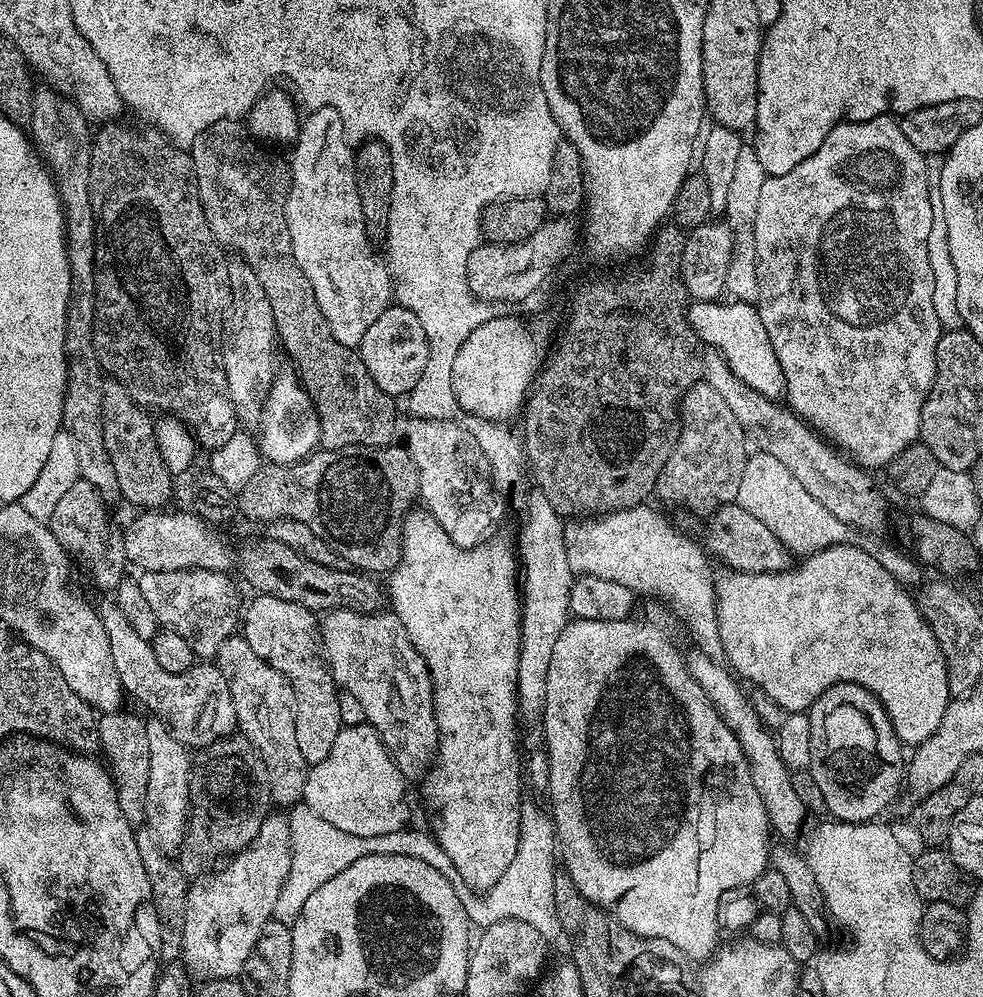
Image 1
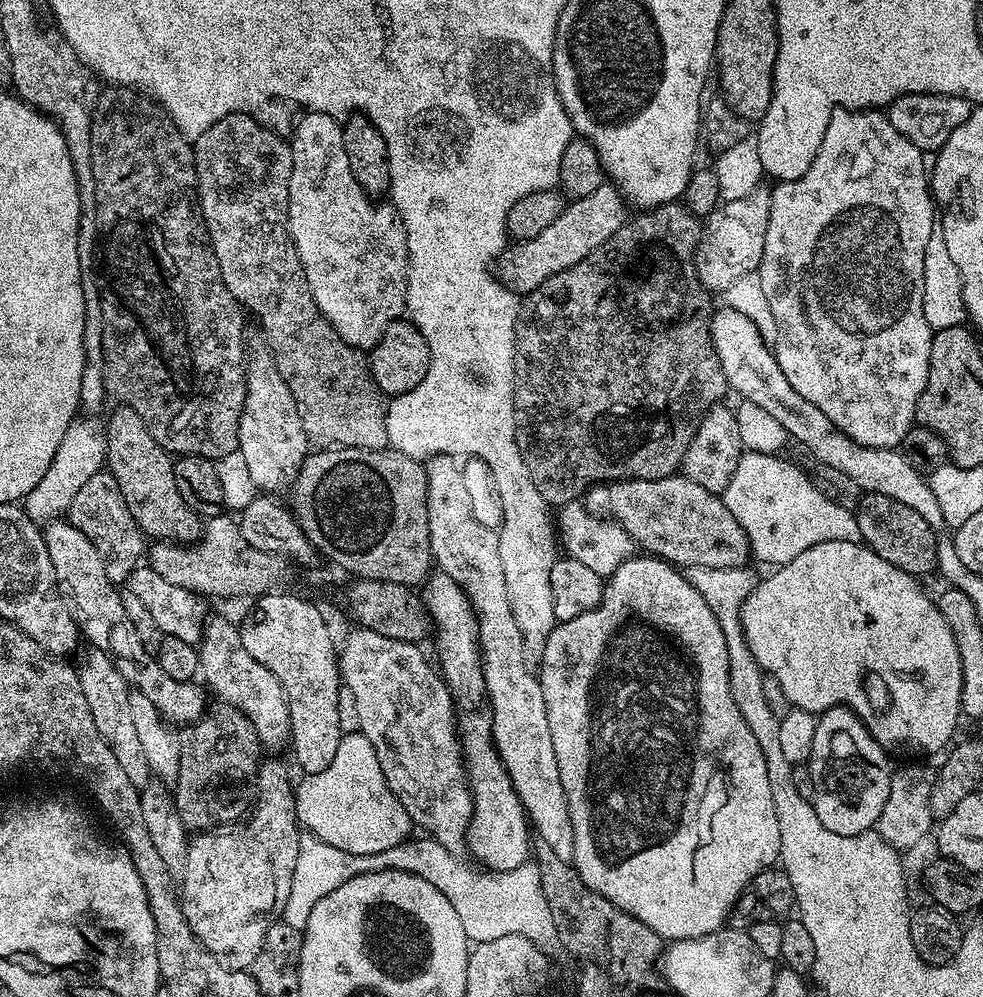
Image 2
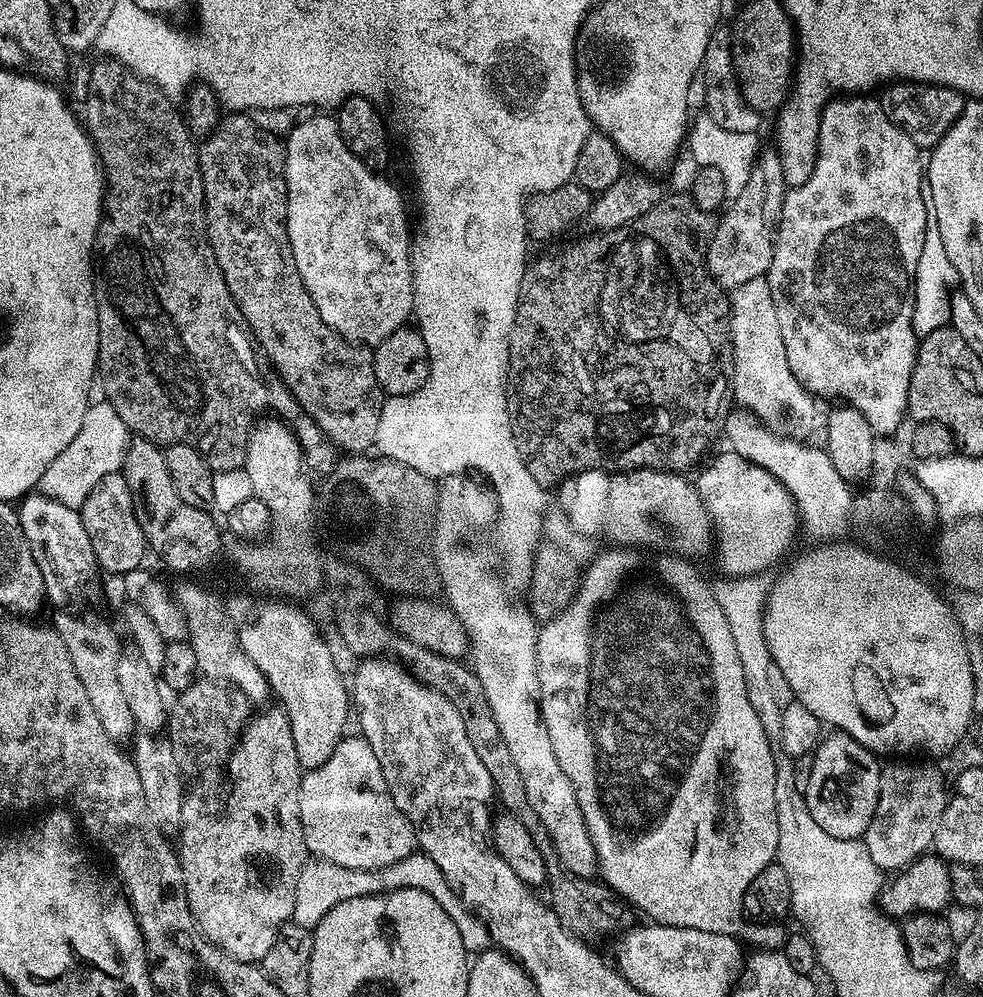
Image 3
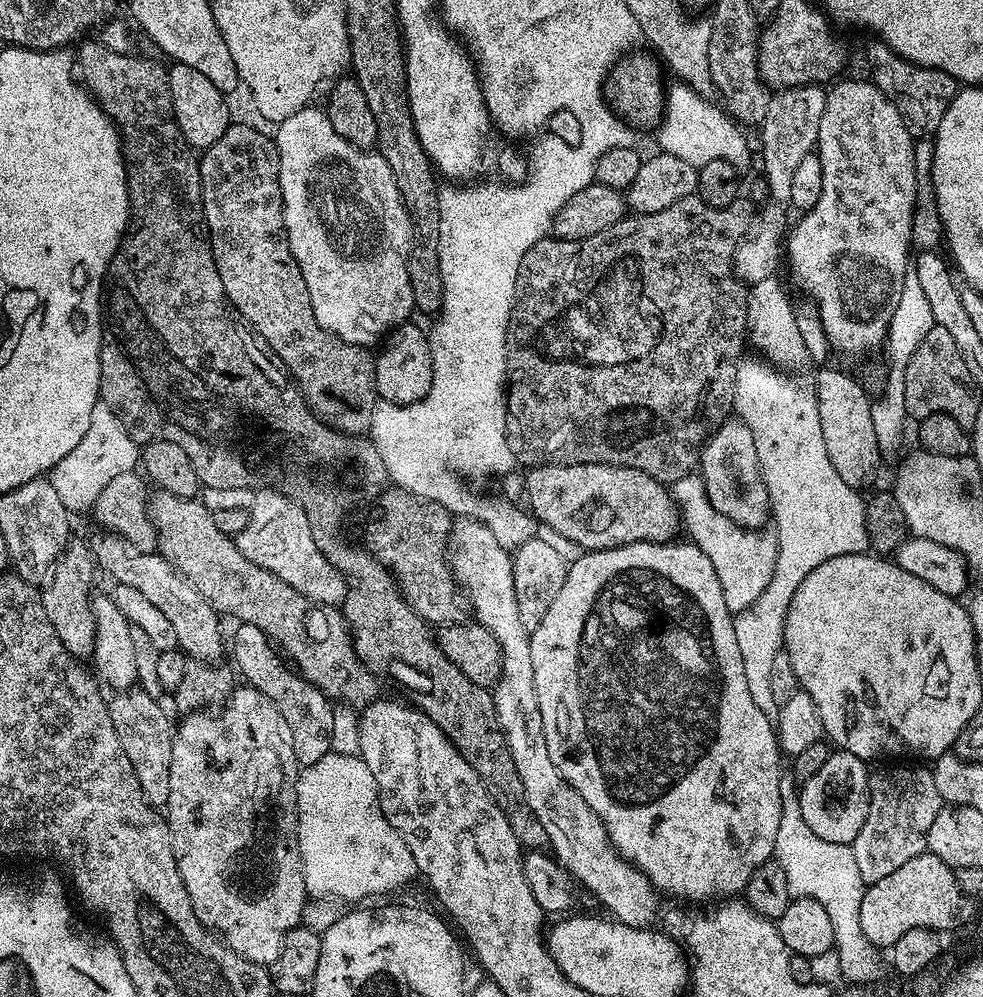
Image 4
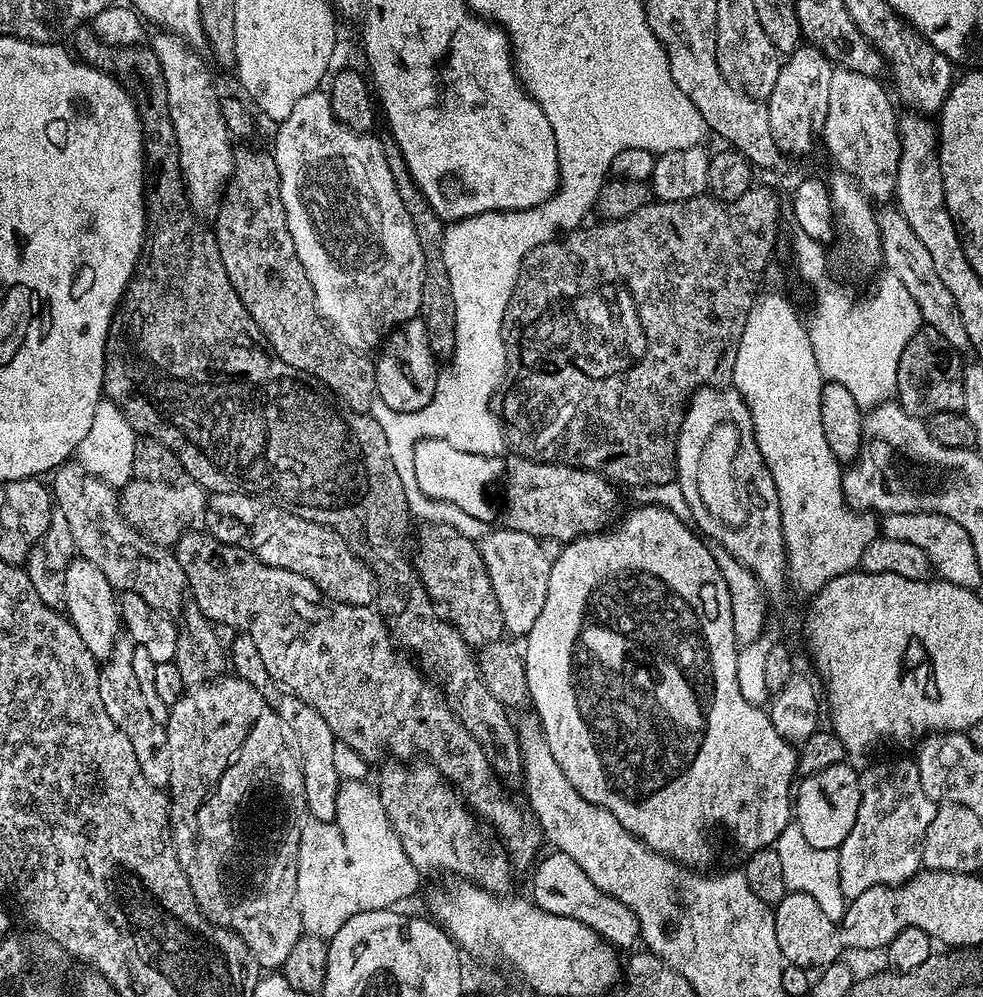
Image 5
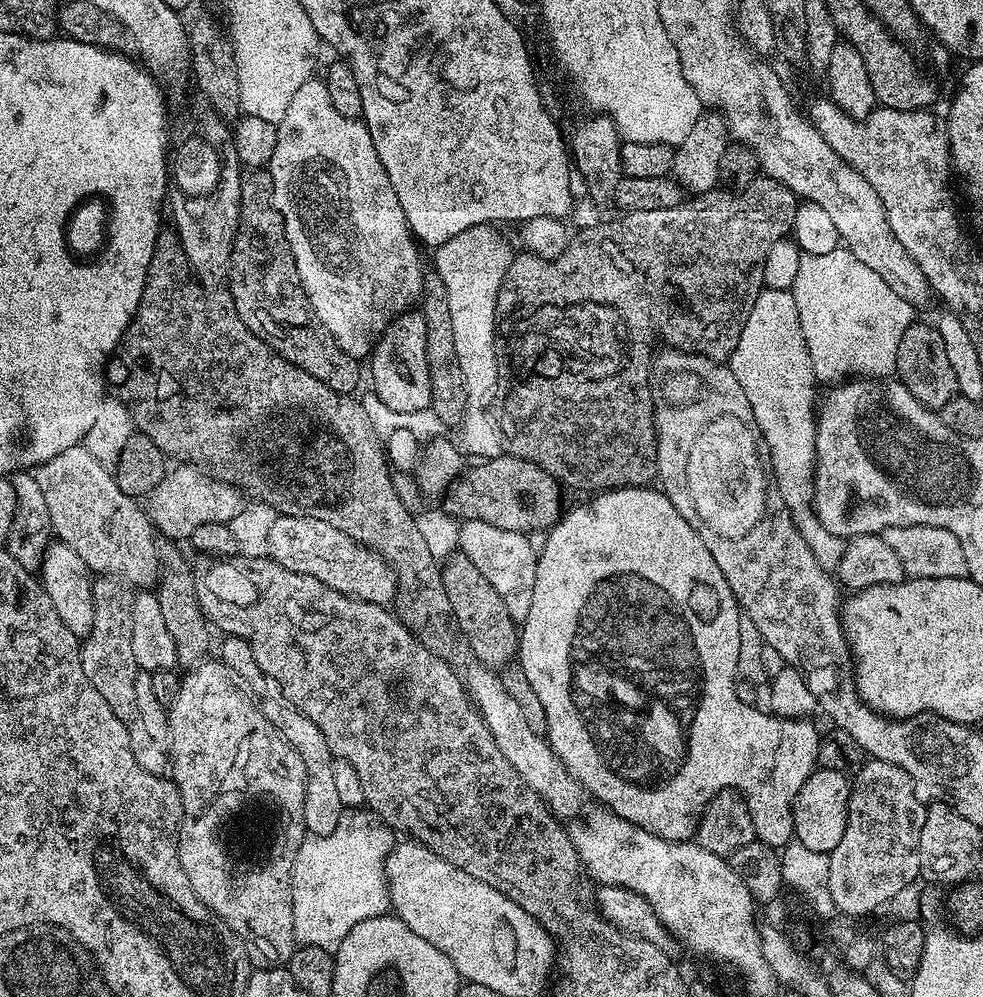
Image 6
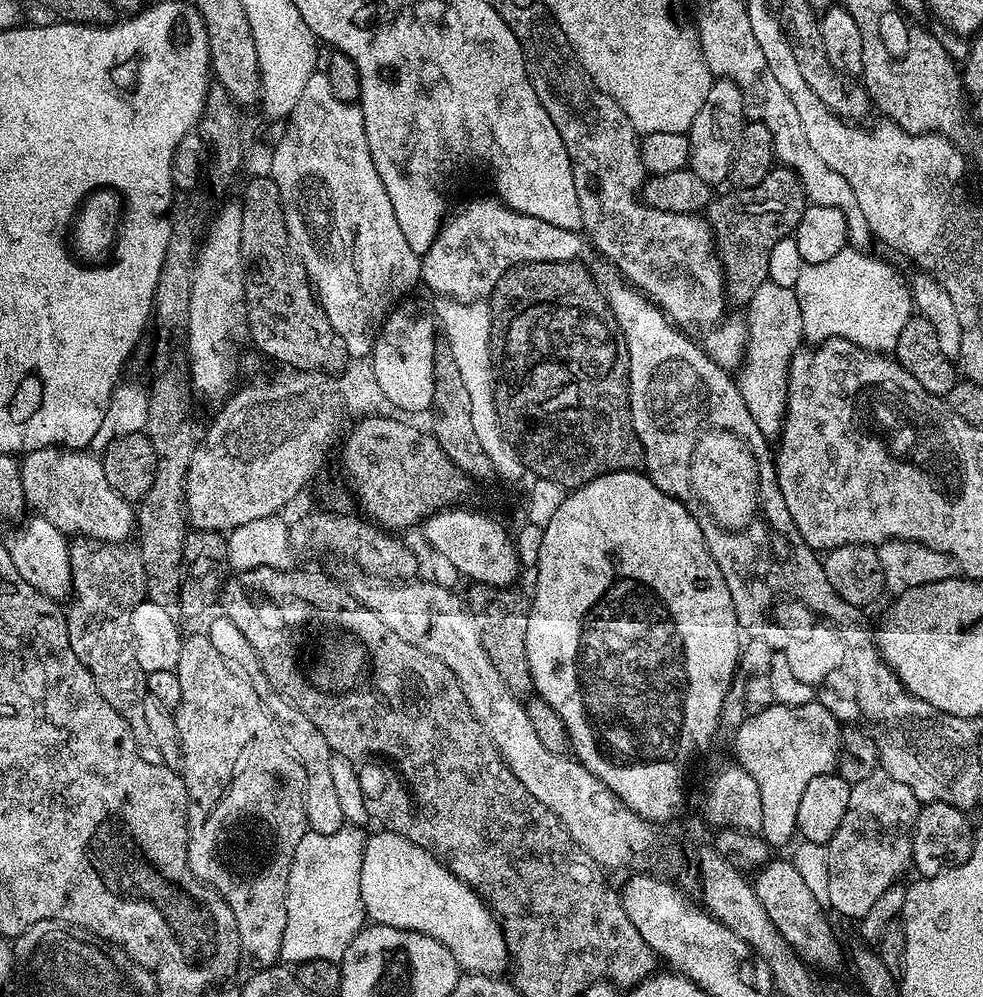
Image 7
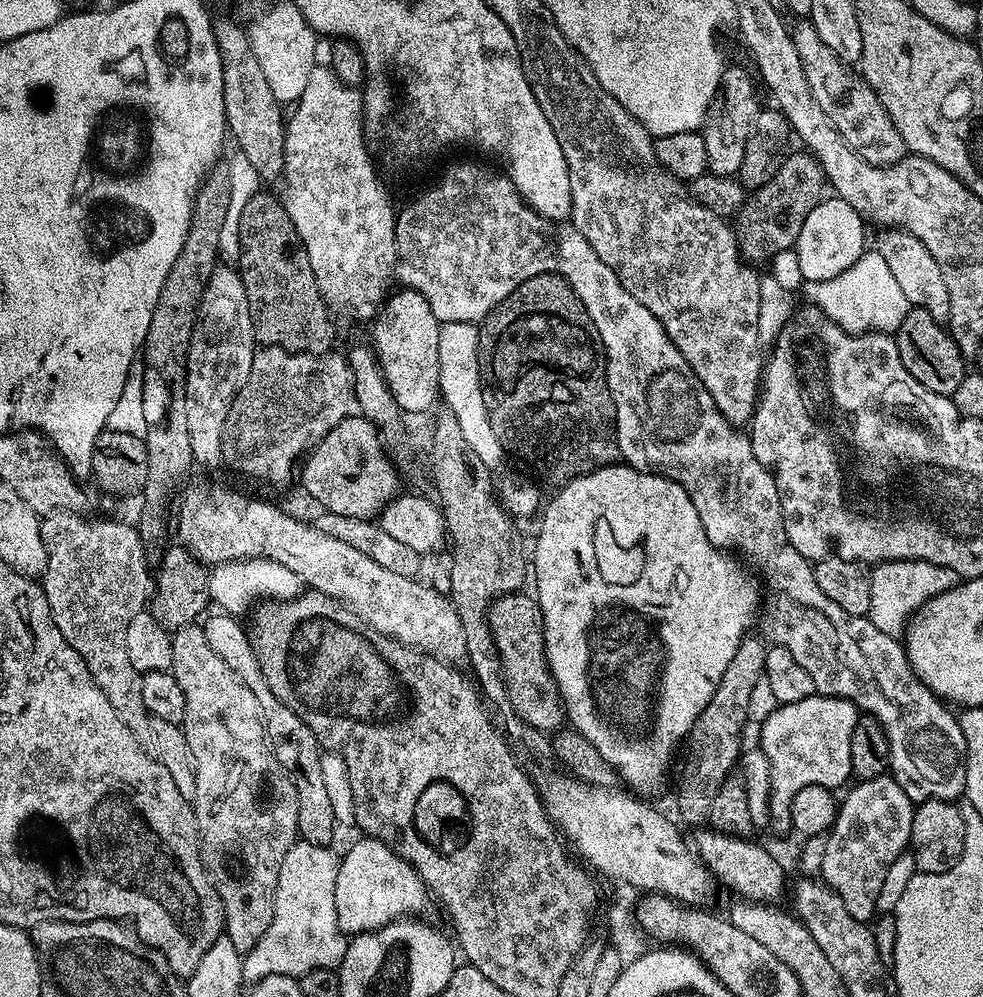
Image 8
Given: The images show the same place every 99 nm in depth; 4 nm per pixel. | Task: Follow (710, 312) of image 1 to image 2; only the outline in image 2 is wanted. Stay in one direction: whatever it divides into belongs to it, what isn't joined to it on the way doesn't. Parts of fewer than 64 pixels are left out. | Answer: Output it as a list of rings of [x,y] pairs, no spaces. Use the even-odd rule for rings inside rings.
[[[727,306],[715,309],[711,320],[711,338],[715,353],[722,362],[728,387],[733,393],[738,392],[743,401],[766,411],[793,441],[796,439],[822,465],[836,472],[843,472],[860,488],[859,491],[892,497],[912,510],[918,510],[918,514],[932,529],[937,532],[945,529],[942,510],[925,475],[917,471],[897,449],[861,447],[848,435],[842,434],[818,406],[807,401],[787,381],[786,374],[778,366],[773,349],[750,318]]]

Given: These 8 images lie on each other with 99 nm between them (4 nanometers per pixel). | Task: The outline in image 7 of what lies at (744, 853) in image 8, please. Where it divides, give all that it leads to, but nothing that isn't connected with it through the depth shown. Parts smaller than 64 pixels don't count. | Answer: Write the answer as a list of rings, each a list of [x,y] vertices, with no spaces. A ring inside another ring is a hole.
[[[769,859],[768,863],[755,873],[754,887],[758,894],[758,902],[762,902],[762,910],[770,914],[770,922],[774,922],[778,934],[782,934],[782,938],[800,956],[804,964],[836,968],[843,960],[845,963],[846,952],[844,956],[839,942],[836,941],[836,934],[828,922],[829,913],[825,905],[818,898],[814,898],[802,874],[798,874],[798,866],[794,866],[791,859]]]

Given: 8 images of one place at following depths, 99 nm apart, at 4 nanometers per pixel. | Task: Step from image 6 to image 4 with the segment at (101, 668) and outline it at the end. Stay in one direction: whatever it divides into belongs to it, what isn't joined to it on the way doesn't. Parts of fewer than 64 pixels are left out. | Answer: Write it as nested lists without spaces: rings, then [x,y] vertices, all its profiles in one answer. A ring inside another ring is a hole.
[[[136,686],[131,690],[120,690],[116,697],[108,700],[110,722],[114,722],[114,731],[118,733],[118,742],[138,774],[138,786],[151,804],[167,805],[170,798],[170,754],[174,735],[174,720],[164,713],[164,708],[157,697],[146,694],[143,688]]]

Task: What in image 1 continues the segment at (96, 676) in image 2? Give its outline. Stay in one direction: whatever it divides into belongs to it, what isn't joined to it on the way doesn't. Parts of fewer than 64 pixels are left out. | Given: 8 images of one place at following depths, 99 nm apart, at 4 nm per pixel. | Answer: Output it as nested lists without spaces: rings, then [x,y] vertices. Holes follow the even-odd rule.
[[[124,711],[106,712],[97,719],[99,751],[104,752],[108,758],[106,762],[110,767],[112,781],[116,784],[122,814],[126,814],[126,818],[134,826],[140,826],[144,824],[146,790],[150,783],[150,745],[146,739],[144,720],[136,717],[132,712]]]

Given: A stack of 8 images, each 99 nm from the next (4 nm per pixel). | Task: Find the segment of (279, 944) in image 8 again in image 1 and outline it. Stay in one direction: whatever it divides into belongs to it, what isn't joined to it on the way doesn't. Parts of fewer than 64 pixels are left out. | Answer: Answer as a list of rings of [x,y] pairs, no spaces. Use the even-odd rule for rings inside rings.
[[[365,722],[349,728],[341,727],[338,738],[334,738],[334,750],[322,758],[322,762],[311,765],[306,778],[303,803],[308,805],[318,818],[326,818],[330,826],[358,838],[374,838],[378,834],[394,834],[409,823],[408,792],[406,781],[398,766],[390,758],[382,738],[371,724]]]

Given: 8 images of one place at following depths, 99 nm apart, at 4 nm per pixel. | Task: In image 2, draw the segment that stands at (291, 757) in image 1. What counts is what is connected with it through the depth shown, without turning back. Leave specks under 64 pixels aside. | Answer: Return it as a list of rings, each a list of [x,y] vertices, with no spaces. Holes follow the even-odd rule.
[[[216,616],[207,621],[204,634],[198,645],[200,649],[200,672],[203,683],[217,692],[219,699],[225,704],[242,710],[250,718],[261,745],[268,748],[287,749],[290,744],[290,706],[286,698],[286,690],[258,658],[254,658],[242,646],[240,629],[231,624],[224,616]]]

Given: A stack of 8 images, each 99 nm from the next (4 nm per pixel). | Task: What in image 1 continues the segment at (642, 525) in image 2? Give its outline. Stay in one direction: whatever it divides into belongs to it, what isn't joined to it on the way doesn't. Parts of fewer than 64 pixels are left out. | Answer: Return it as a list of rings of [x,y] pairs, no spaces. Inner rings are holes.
[[[735,502],[723,504],[719,510],[707,517],[702,544],[713,557],[725,560],[729,569],[737,572],[785,572],[794,564],[794,553],[769,530],[754,514],[742,510]]]

